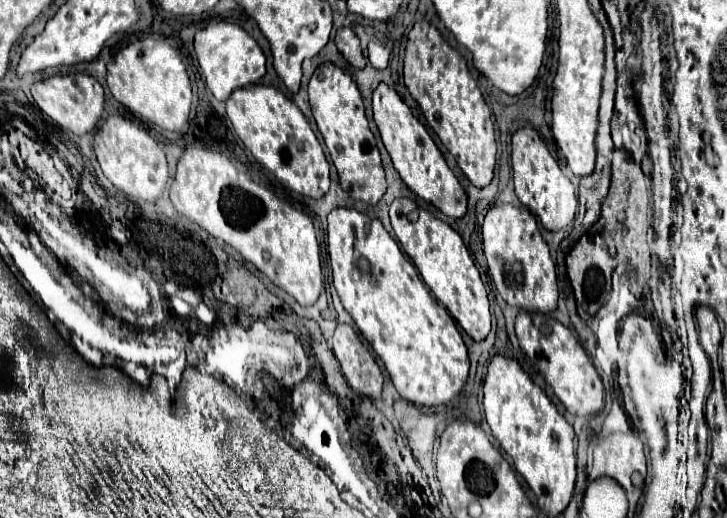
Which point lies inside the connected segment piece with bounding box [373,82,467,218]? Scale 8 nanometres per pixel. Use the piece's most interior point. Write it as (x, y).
(420, 164)

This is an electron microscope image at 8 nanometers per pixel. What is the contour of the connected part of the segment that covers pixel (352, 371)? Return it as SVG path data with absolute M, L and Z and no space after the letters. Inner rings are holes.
M337 324L333 334L333 352L341 364L343 376L357 394L367 398L381 396L383 374L349 324Z

